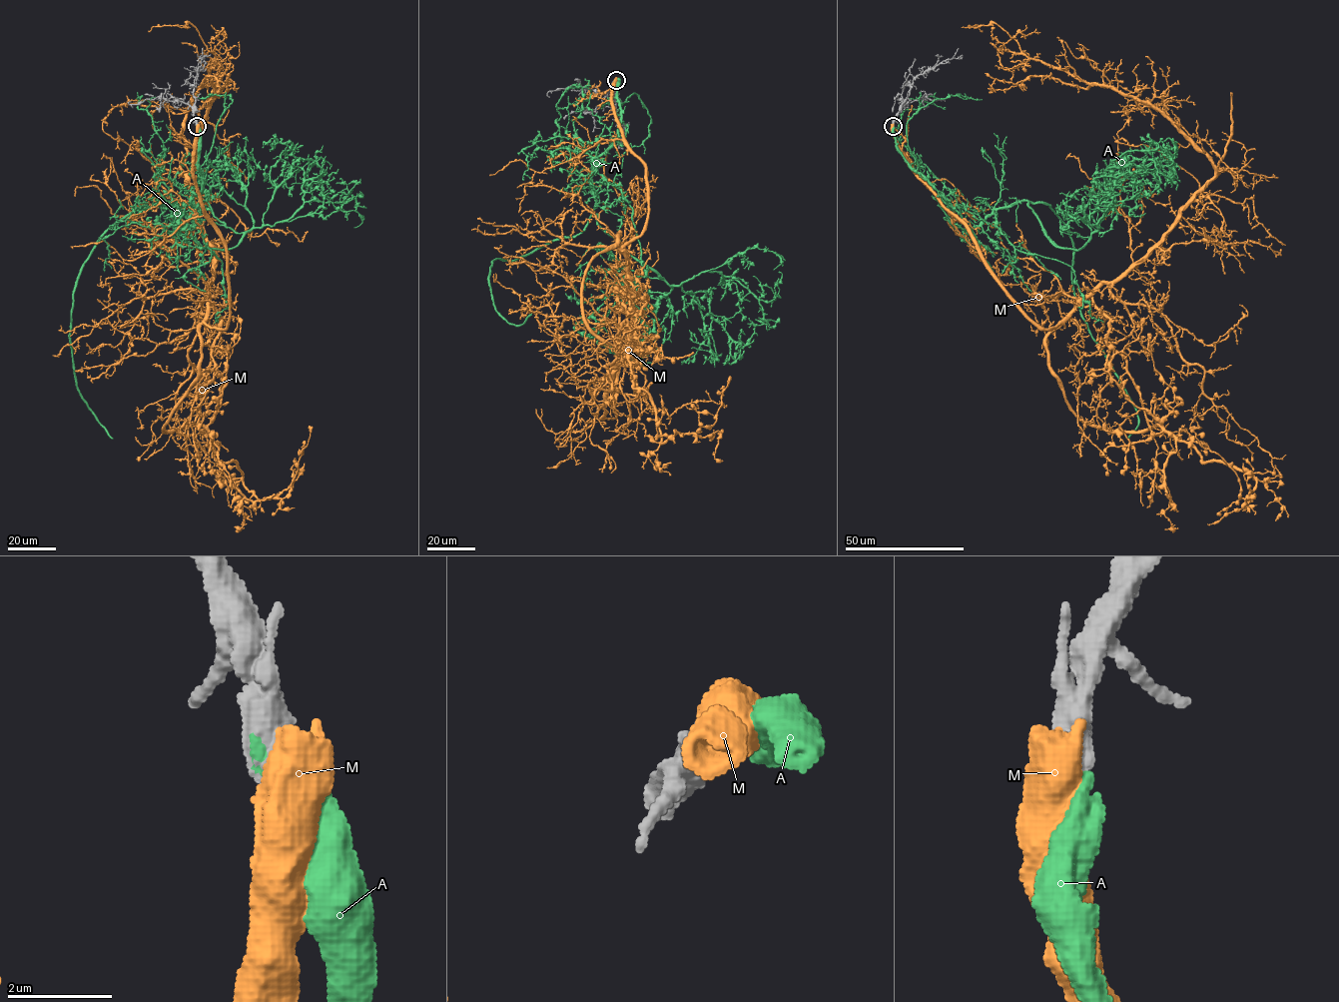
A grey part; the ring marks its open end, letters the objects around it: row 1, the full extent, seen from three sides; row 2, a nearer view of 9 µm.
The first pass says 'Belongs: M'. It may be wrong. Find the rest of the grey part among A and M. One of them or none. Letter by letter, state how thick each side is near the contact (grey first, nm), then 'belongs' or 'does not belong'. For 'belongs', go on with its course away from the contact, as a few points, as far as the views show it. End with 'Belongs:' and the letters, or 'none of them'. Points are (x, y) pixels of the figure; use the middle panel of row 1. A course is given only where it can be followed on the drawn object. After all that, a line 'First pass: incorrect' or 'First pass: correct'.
A: 750/240 nm | belongs | via (615, 80), (618, 137), (594, 166), (587, 226), (490, 266), (494, 308), (514, 325), (531, 314)
M: 750/900 nm | does not belong
Belongs: A
First pass: incorrect

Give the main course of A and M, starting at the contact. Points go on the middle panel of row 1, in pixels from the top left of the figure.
A: (615, 80), (618, 137), (594, 166), (587, 226), (490, 266), (494, 308), (514, 325), (531, 314)
M: (616, 80), (648, 218), (623, 247), (633, 335), (609, 402), (633, 318), (633, 211), (603, 159), (567, 169)

